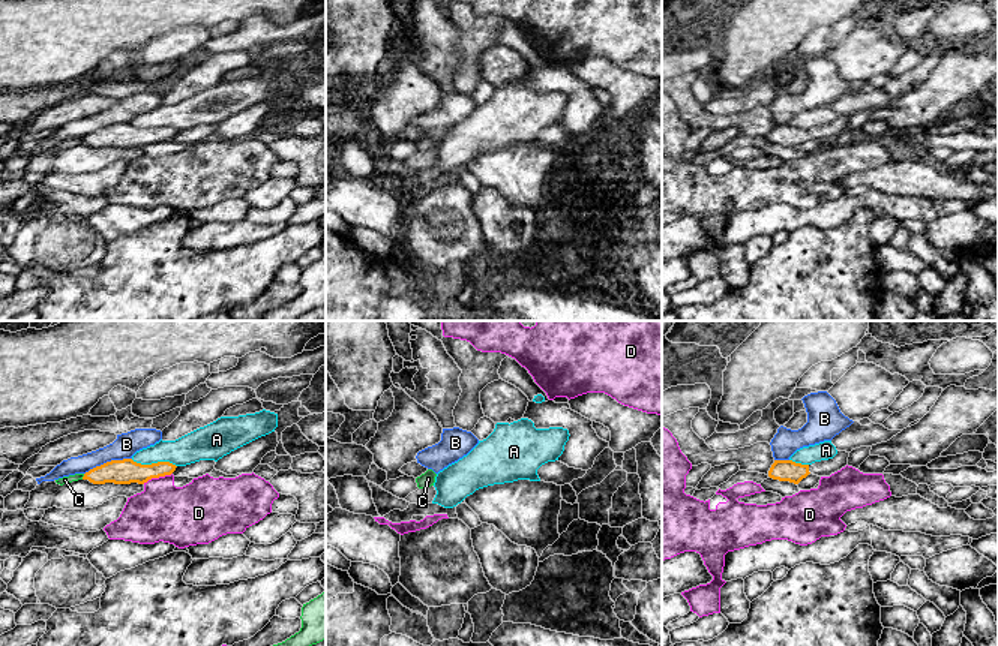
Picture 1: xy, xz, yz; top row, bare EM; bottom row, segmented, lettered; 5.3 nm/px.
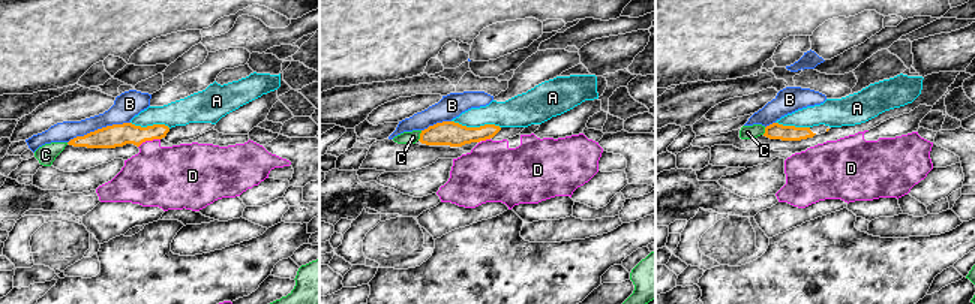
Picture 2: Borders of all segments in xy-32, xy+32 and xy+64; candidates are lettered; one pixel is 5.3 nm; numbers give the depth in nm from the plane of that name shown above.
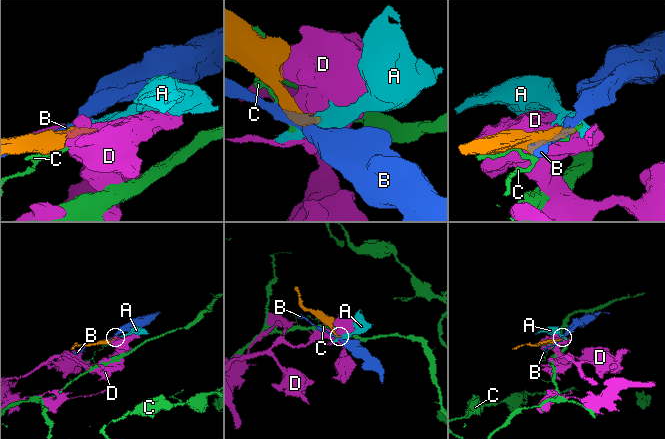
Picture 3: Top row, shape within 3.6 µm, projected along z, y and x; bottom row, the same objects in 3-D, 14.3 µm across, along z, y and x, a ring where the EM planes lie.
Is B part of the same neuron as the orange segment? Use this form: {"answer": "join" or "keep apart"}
{"answer": "keep apart"}

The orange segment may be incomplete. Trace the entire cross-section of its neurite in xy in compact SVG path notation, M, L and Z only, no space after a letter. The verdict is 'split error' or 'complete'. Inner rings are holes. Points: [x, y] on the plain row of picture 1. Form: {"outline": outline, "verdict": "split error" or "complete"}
{"outline": "M132 123L111 124L86 136L83 144L89 144L93 148L144 148L152 142L171 139L176 132L170 126L141 129Z", "verdict": "complete"}

